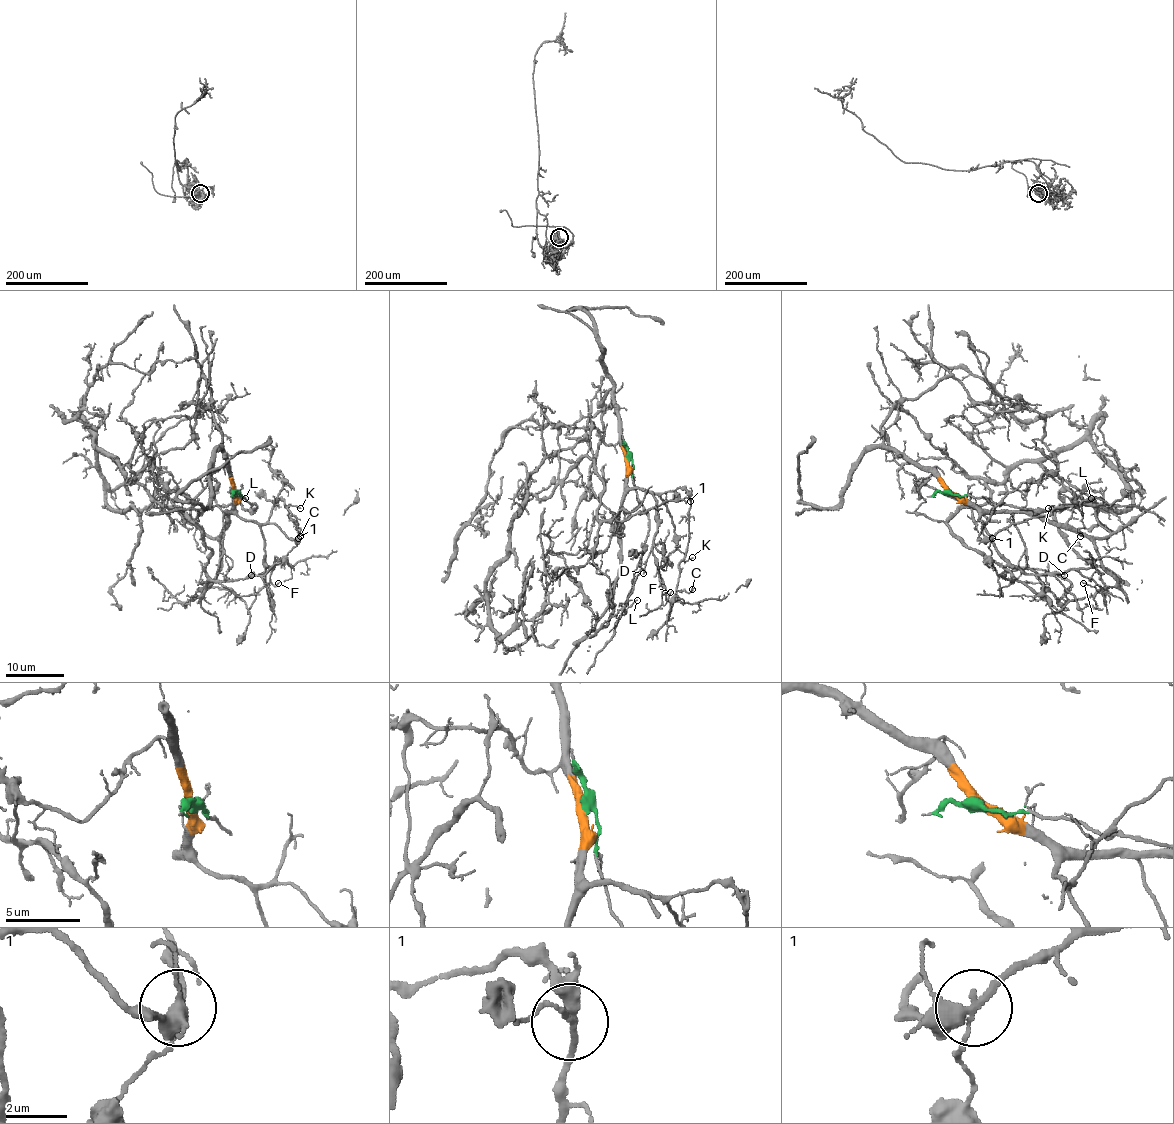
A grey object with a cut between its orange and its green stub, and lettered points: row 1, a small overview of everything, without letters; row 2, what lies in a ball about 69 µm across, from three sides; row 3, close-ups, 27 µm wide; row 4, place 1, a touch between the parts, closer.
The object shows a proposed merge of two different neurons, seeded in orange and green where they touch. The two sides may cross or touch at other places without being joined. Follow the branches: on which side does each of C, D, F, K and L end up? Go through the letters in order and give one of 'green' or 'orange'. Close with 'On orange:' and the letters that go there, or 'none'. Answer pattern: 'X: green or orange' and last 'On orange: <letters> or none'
C: orange
D: orange
F: orange
K: orange
L: green
On orange: C, D, F, K

